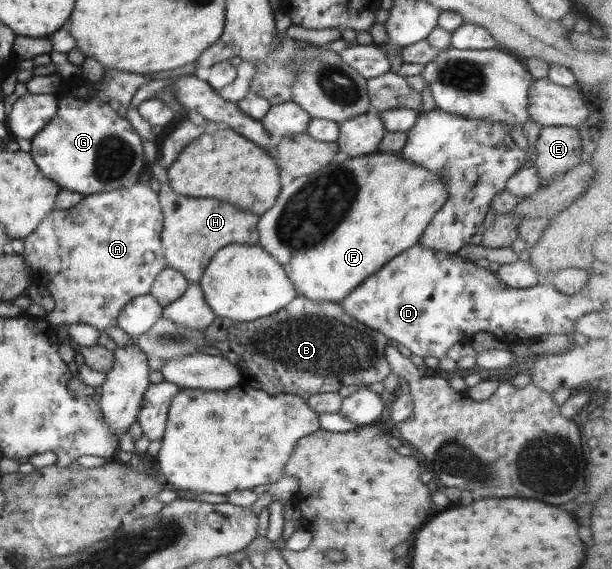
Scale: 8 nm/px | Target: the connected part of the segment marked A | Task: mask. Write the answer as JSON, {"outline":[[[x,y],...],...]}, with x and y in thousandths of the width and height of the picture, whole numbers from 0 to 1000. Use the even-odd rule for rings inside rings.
{"outline":[[[222,320],[212,323],[208,329],[198,329],[188,334],[162,337],[158,341],[137,343],[132,355],[119,360],[111,369],[88,367],[74,385],[70,385],[62,399],[47,415],[42,415],[39,422],[41,436],[34,443],[38,453],[49,464],[51,482],[74,496],[74,506],[80,510],[80,517],[87,520],[90,527],[90,540],[83,548],[77,548],[74,561],[83,573],[93,573],[96,569],[149,569],[155,573],[158,580],[172,583],[172,576],[191,569],[191,559],[201,540],[208,538],[219,524],[227,520],[237,520],[245,517],[247,504],[257,489],[257,483],[275,469],[271,453],[268,450],[268,432],[263,425],[263,409],[266,404],[268,378],[263,360],[260,359],[258,337],[247,332],[245,322]]]}

